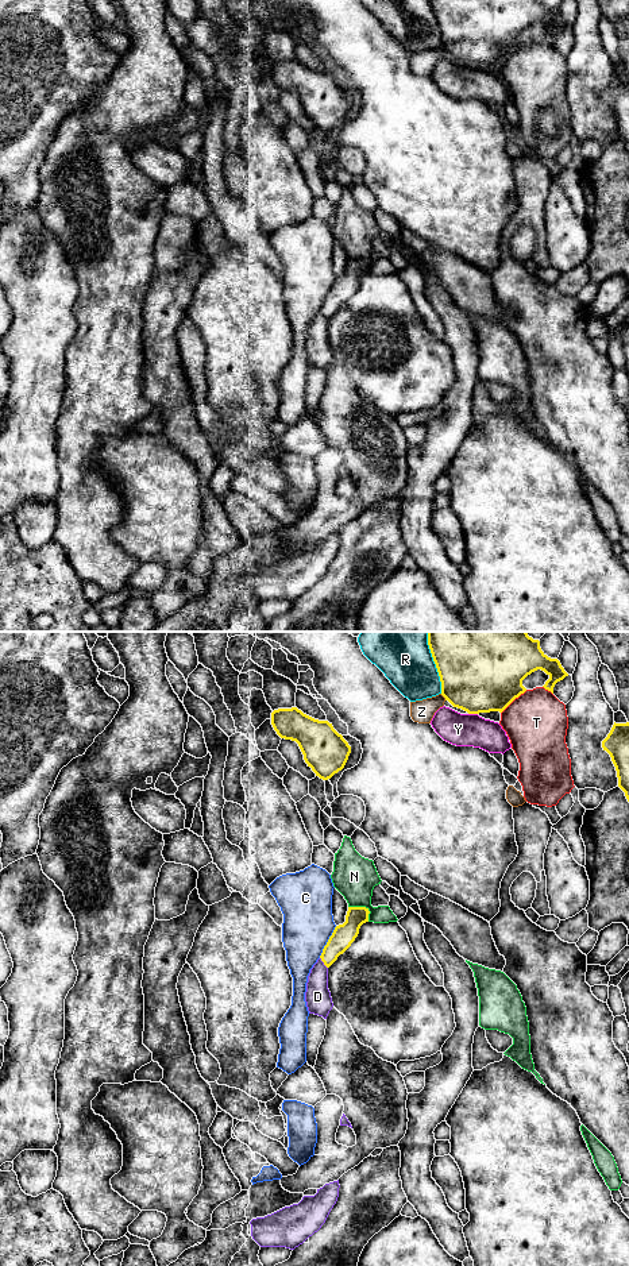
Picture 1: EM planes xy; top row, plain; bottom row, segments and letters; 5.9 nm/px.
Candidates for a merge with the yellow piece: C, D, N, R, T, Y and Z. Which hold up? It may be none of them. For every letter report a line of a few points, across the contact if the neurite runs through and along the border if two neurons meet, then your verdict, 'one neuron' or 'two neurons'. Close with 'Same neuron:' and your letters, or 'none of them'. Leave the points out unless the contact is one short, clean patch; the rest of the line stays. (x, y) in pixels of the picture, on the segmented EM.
C: line xy (336, 926), (319, 957); two neurons
D: line xy (320, 957), (327, 968); two neurons
N: line xy (348, 906), (363, 906), (369, 911), (369, 921); two neurons
R: two neurons
T: two neurons
Y: two neurons
Z: two neurons
Same neuron: none of them

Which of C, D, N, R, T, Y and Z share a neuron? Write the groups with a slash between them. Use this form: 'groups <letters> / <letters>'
groups C / D / N / R / T / Y / Z

